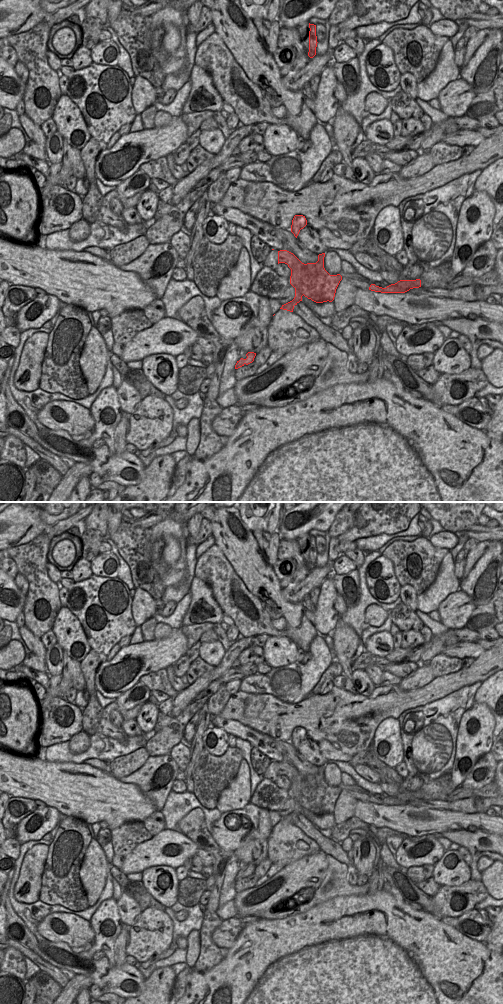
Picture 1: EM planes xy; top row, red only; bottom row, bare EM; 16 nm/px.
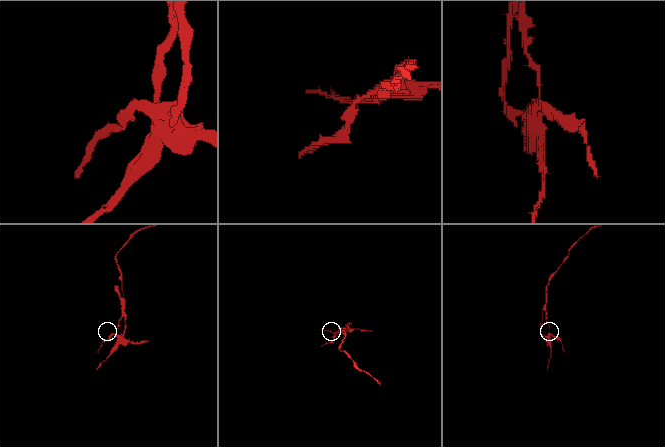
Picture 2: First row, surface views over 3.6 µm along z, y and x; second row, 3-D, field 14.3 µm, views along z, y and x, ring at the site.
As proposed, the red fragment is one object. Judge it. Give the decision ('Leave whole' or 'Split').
Split

